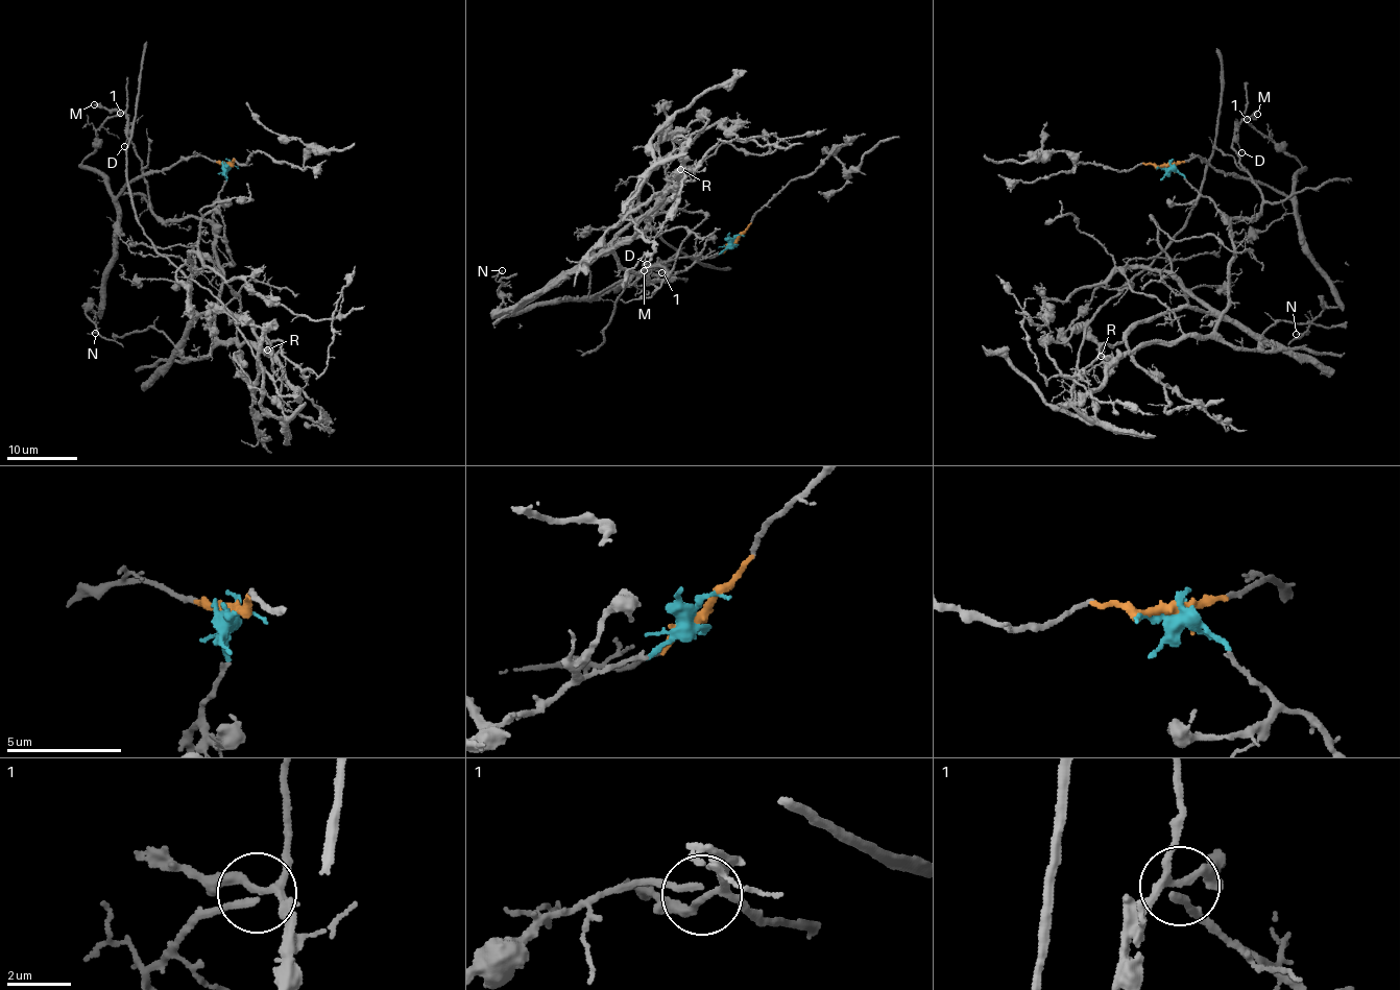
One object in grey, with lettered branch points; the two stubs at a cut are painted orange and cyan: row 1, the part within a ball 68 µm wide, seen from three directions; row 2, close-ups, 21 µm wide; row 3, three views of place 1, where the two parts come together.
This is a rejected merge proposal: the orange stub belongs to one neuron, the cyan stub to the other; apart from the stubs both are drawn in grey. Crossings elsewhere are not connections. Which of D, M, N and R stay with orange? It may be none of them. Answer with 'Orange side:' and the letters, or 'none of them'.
Orange side: N

